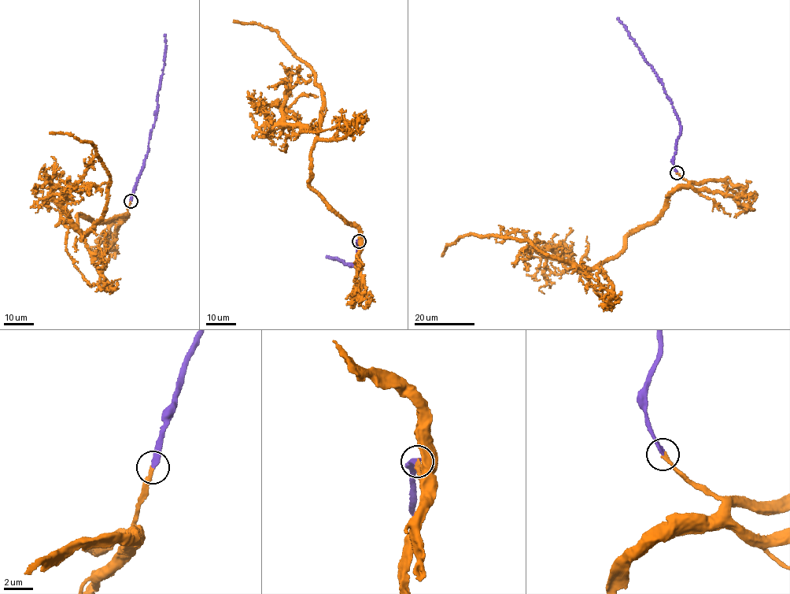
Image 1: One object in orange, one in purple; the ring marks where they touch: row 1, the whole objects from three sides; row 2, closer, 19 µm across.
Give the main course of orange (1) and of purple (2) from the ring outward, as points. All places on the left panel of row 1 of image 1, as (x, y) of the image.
1: (131, 201), (128, 215), (79, 214), (75, 228), (86, 233), (101, 216), (110, 176), (90, 142), (49, 133)
2: (131, 201), (153, 125), (166, 46), (164, 35)

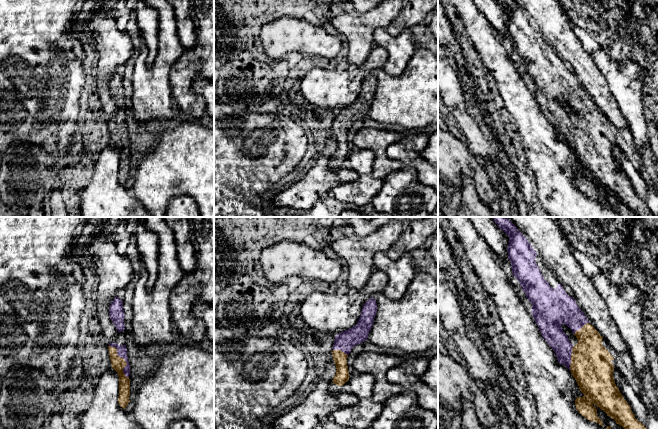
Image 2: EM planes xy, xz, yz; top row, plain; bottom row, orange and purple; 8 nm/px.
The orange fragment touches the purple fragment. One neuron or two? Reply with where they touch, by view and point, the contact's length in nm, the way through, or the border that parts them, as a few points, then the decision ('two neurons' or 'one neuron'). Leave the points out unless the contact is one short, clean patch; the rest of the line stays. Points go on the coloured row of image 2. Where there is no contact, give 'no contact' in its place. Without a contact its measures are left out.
meets orange in xy at (124, 360); contact 300 nm long; one neuron

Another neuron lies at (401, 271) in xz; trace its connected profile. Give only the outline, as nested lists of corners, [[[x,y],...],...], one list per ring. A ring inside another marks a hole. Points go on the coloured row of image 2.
[[[377,251],[373,265],[388,276],[384,295],[391,300],[400,300],[417,273],[415,259],[411,253],[405,253],[398,259],[391,259],[385,251]]]

